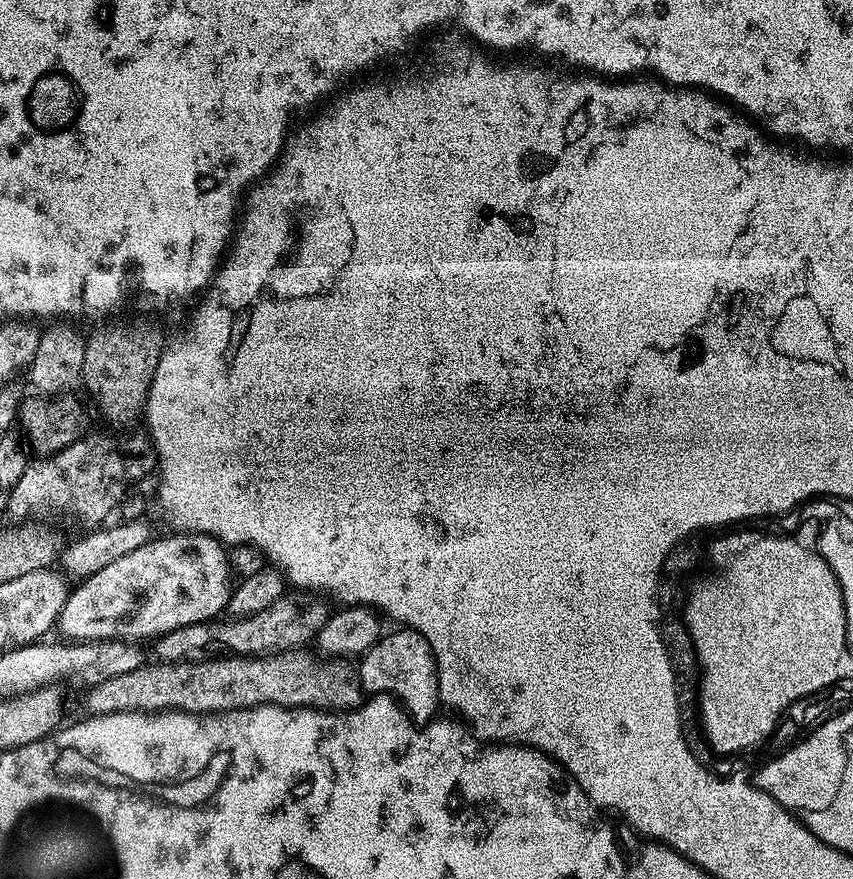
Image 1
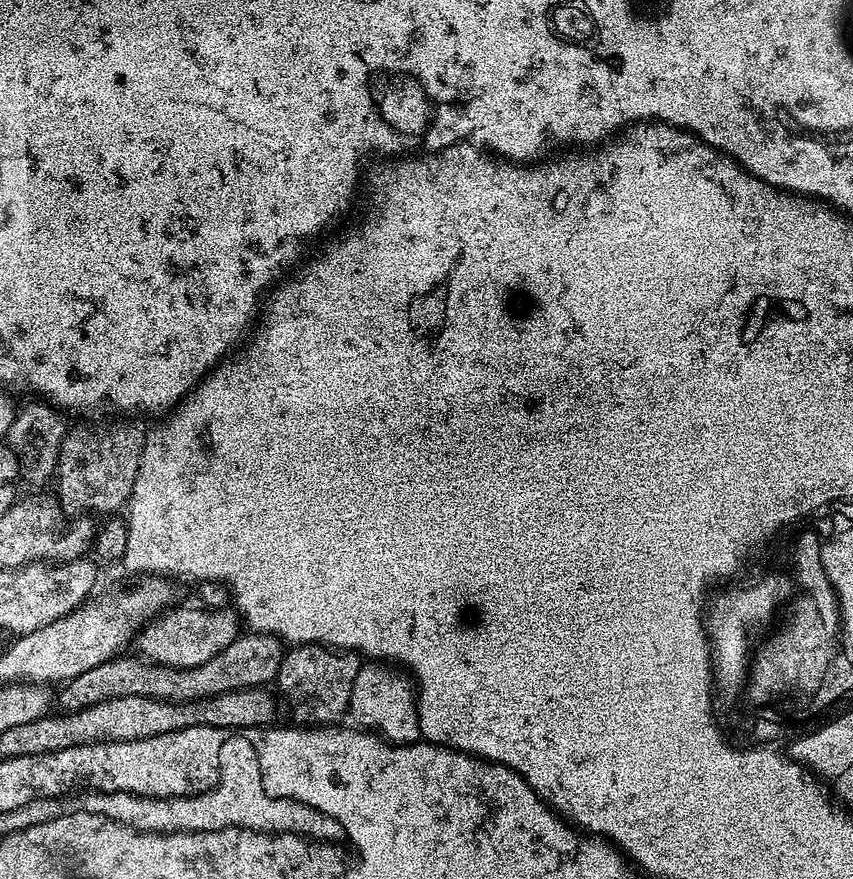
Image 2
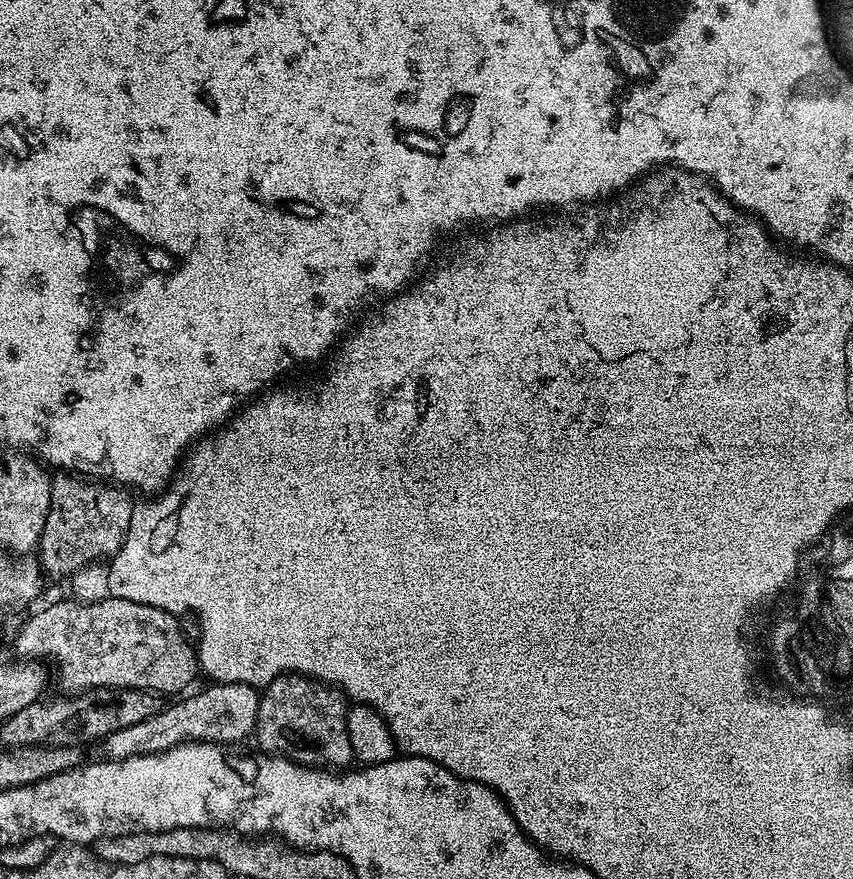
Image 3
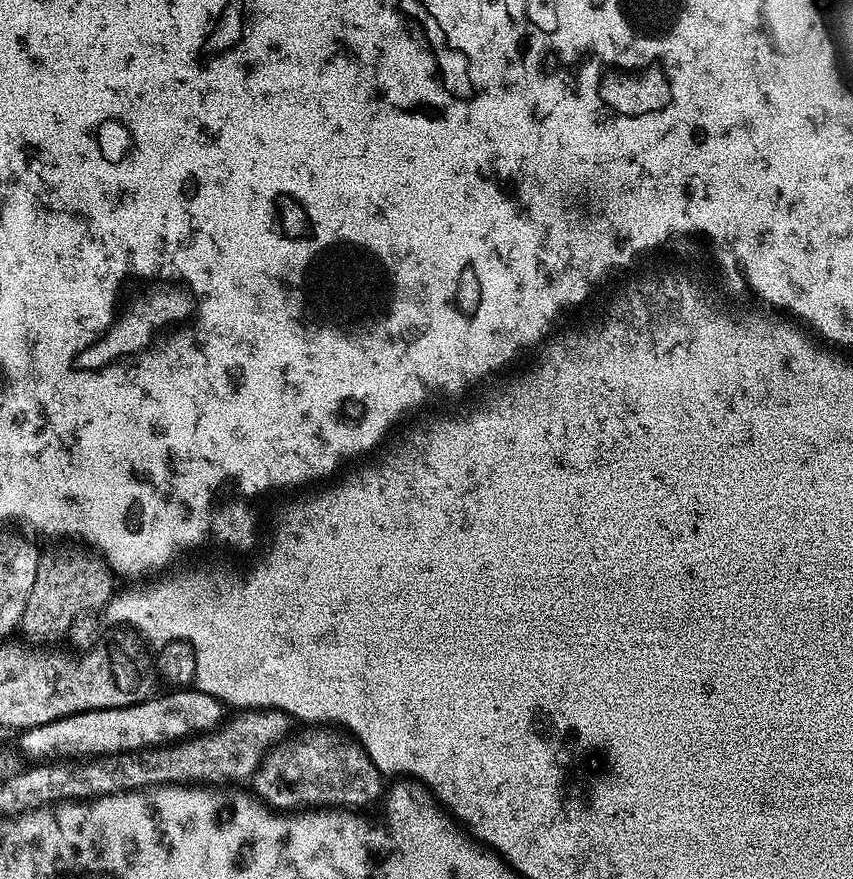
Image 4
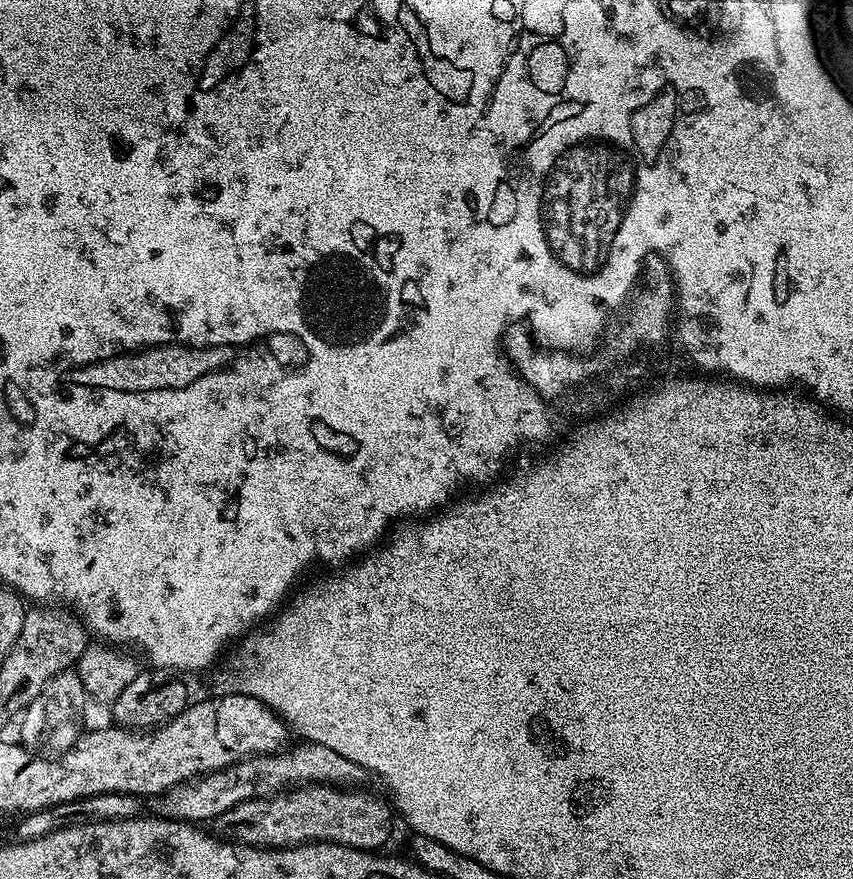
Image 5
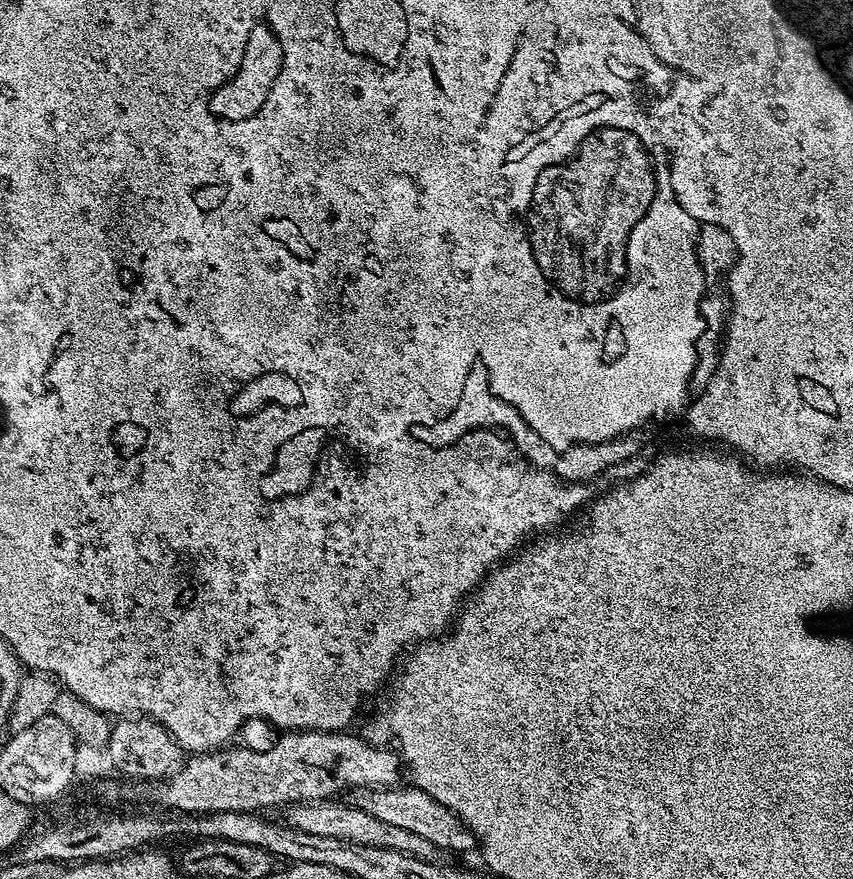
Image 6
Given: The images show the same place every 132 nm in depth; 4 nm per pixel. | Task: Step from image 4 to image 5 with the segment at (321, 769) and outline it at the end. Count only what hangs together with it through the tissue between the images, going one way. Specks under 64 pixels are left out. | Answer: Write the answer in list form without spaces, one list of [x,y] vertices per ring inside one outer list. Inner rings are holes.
[[[308,786],[292,791],[296,792],[276,796],[272,801],[257,798],[235,804],[211,821],[211,831],[229,842],[254,848],[294,848],[319,842],[345,844],[363,852],[383,849],[380,847],[392,836],[394,808],[380,796],[348,786]]]

